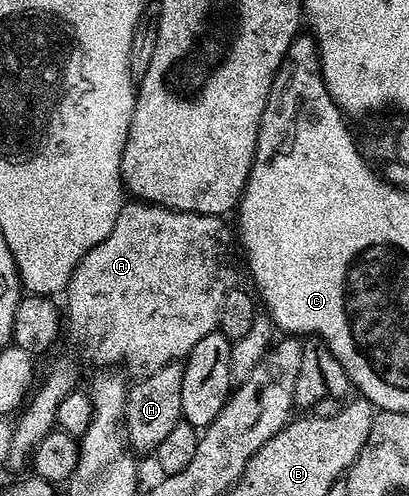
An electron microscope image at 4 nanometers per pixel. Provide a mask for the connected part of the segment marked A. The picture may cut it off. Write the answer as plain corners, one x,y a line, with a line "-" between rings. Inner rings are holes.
141,201
127,202
116,217
116,225
112,225
112,233
108,233
108,237
104,237
104,241
100,241
100,245
88,249
88,253
84,253
84,257
76,265
64,292
64,298
66,298
64,311
68,316
68,331
70,327
70,335
74,338
74,347
78,350
79,357
84,362
98,367
94,369
114,369
117,368
114,367
117,363
123,363
127,371
125,374
127,376
129,376
128,374
134,375
133,377
151,375
156,373
156,369
164,369
164,365
185,360
192,345
196,345
196,341
200,341
200,337
212,333
217,328
220,305
224,301
226,292
232,287
232,283
230,283
230,239
232,243
232,235
231,232
230,235
226,232
226,227
222,223
225,222
217,215
171,211
168,207
156,207
153,203

